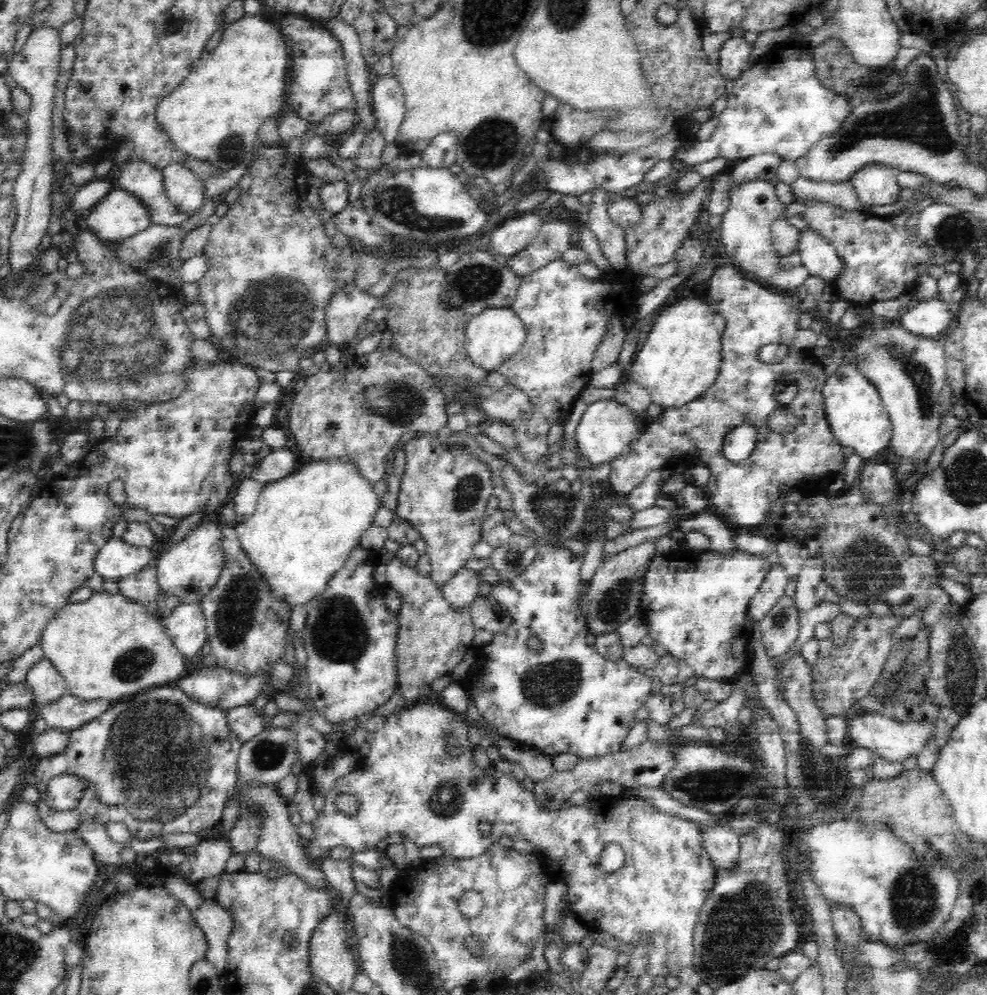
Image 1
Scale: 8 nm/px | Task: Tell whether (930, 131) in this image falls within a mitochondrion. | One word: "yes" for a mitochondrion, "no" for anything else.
yes

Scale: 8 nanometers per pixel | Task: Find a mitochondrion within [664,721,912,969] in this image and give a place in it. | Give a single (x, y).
(703, 784)

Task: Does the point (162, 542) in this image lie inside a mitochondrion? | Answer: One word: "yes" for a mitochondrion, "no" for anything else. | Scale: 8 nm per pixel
no

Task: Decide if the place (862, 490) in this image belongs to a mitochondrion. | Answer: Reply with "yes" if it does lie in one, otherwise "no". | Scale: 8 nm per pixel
no

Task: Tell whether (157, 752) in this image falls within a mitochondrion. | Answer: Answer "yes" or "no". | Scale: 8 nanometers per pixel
yes

